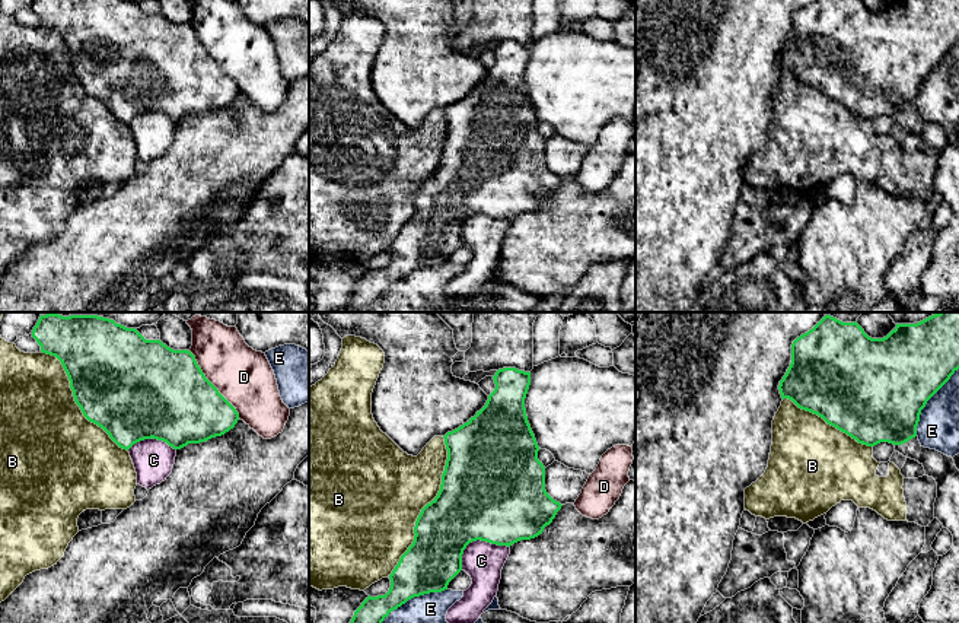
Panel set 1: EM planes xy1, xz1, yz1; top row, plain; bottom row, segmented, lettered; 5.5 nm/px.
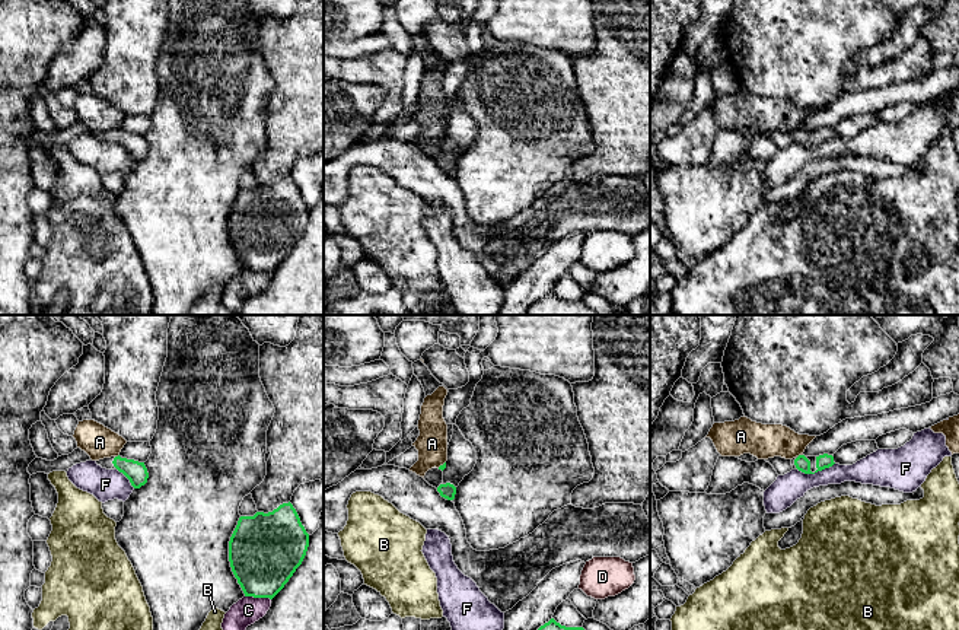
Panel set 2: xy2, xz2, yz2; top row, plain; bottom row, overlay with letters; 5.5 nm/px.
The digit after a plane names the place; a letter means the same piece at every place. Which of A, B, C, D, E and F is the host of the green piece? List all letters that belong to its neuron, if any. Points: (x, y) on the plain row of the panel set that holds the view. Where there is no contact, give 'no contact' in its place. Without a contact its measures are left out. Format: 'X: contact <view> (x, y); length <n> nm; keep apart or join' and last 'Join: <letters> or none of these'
A: contact yz2 (799, 129); length 40 nm; keep apart
B: contact xz1 (424, 180); length 850 nm; keep apart
C: contact xz1 (475, 213); length 300 nm; keep apart
D: contact xy1 (212, 57); length 480 nm; keep apart
E: contact xz1 (405, 275); length 500 nm; keep apart
F: contact yz2 (815, 145); length 220 nm; keep apart
Join: none of these

